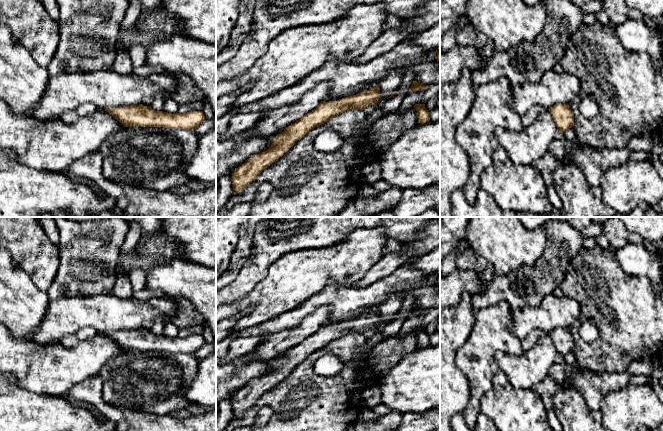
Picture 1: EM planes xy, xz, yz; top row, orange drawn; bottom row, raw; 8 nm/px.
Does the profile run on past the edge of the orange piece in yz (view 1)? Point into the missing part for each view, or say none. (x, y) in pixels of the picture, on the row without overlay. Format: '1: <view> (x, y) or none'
1: none

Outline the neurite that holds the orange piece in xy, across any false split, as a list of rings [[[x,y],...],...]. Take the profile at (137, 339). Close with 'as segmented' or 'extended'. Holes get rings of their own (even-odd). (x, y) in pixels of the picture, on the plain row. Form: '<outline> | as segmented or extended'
[[[142,328],[105,333],[105,335],[125,351],[166,351],[173,354],[184,353],[194,355],[205,344],[202,335],[171,338],[156,335],[151,330],[144,330]]] | as segmented

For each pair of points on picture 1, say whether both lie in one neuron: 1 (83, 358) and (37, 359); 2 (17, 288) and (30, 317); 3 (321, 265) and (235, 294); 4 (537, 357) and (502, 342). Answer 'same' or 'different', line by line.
1: same
2: same
3: different
4: different

